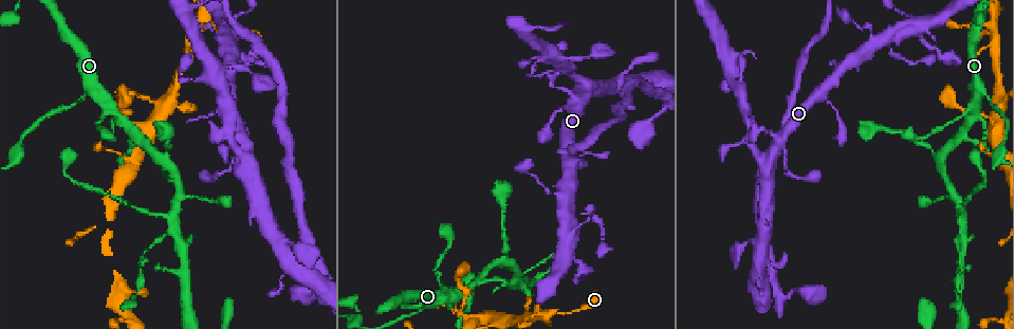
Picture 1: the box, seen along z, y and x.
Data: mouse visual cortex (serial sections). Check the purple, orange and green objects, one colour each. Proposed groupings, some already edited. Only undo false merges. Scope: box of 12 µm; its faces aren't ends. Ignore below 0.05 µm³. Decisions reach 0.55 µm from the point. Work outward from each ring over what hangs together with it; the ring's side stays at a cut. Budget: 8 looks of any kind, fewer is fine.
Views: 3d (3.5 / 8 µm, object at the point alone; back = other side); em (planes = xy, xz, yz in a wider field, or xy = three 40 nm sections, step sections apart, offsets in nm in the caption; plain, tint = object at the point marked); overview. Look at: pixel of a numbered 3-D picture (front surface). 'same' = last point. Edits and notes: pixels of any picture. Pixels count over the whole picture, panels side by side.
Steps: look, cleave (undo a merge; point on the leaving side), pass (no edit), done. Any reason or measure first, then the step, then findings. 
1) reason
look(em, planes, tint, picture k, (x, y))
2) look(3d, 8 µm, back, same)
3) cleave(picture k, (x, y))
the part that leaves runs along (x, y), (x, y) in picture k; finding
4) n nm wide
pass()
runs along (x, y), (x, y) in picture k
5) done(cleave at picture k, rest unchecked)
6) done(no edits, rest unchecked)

look(em, xy, step 3, tint, picture 1, (984, 93))

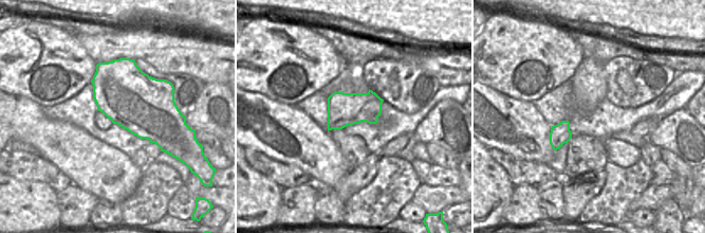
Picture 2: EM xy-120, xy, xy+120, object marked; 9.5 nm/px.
wider look
look(3d, 3.5 µm, same)

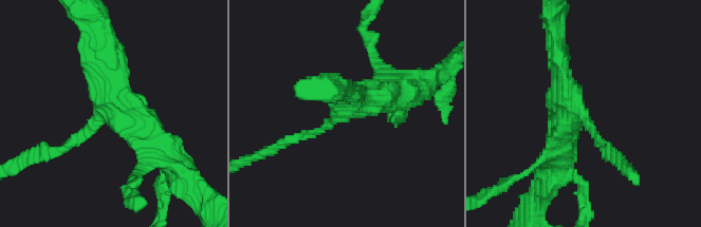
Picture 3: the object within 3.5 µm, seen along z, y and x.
arms of 150, 350, 400 nm
pass()
runs along (106, 64), (115, 103), (80, 138), (41, 152) in picture 3; all the same cell

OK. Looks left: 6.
abrupt turn
look(3d, 8 µm, back, picture 1, (134, 132))

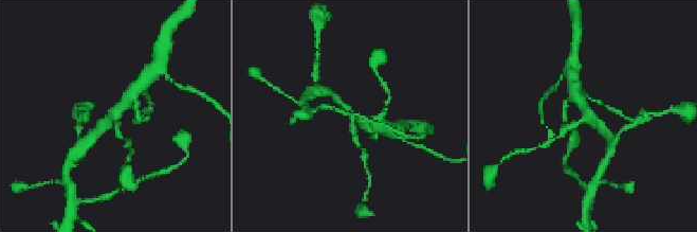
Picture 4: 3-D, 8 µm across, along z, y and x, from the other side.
zoom in
look(3d, 3.5 µm, picture 4, (587, 115))

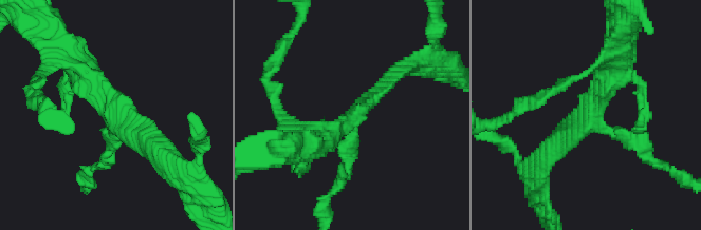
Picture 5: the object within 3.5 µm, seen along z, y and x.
3 arms; arms of 200, 250, 400 nm
look(em, xy, step 3, tint, picture 5, (121, 116))

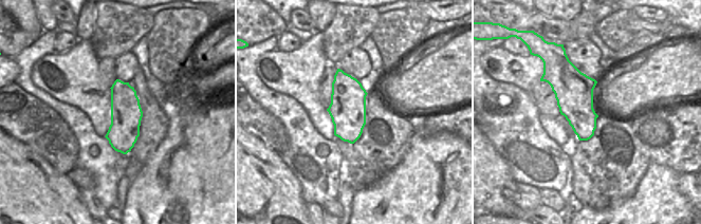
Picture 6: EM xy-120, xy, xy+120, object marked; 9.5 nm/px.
pass()
runs along (77, 62), (162, 156) in picture 5; all the same cell

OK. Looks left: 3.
looks like a crossing
look(3d, 3.5 µm, back, picture 1, (559, 197))

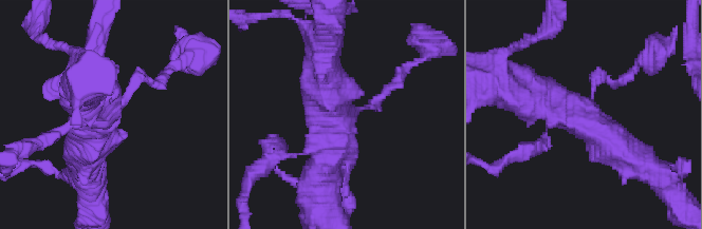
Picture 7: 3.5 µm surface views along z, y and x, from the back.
4 arms; arms of 100, 150, 500, 500 nm; now the EM
look(em, xy, step 1, tint, picture 7, (116, 109))

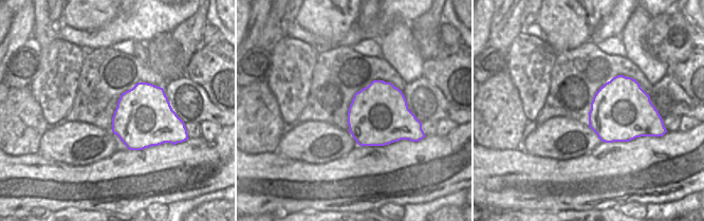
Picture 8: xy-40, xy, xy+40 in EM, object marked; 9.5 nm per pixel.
pass()
runs along (635, 160), (573, 112), (524, 95) in picture 7; all the same cell

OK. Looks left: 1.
done(no edits, rest unchecked)

